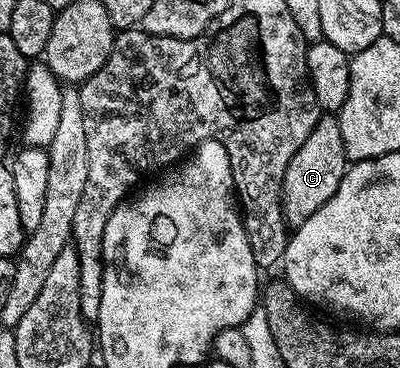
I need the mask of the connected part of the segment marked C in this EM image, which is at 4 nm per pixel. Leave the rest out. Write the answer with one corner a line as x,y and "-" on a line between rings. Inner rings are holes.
322,113
321,118
311,128
311,136
299,144
299,152
291,156
291,164
287,164
287,172
281,185
281,211
285,217
286,227
296,228
315,216
331,196
335,196
335,188
343,180
347,169
347,159
343,148
343,132
339,132
339,120
332,113

